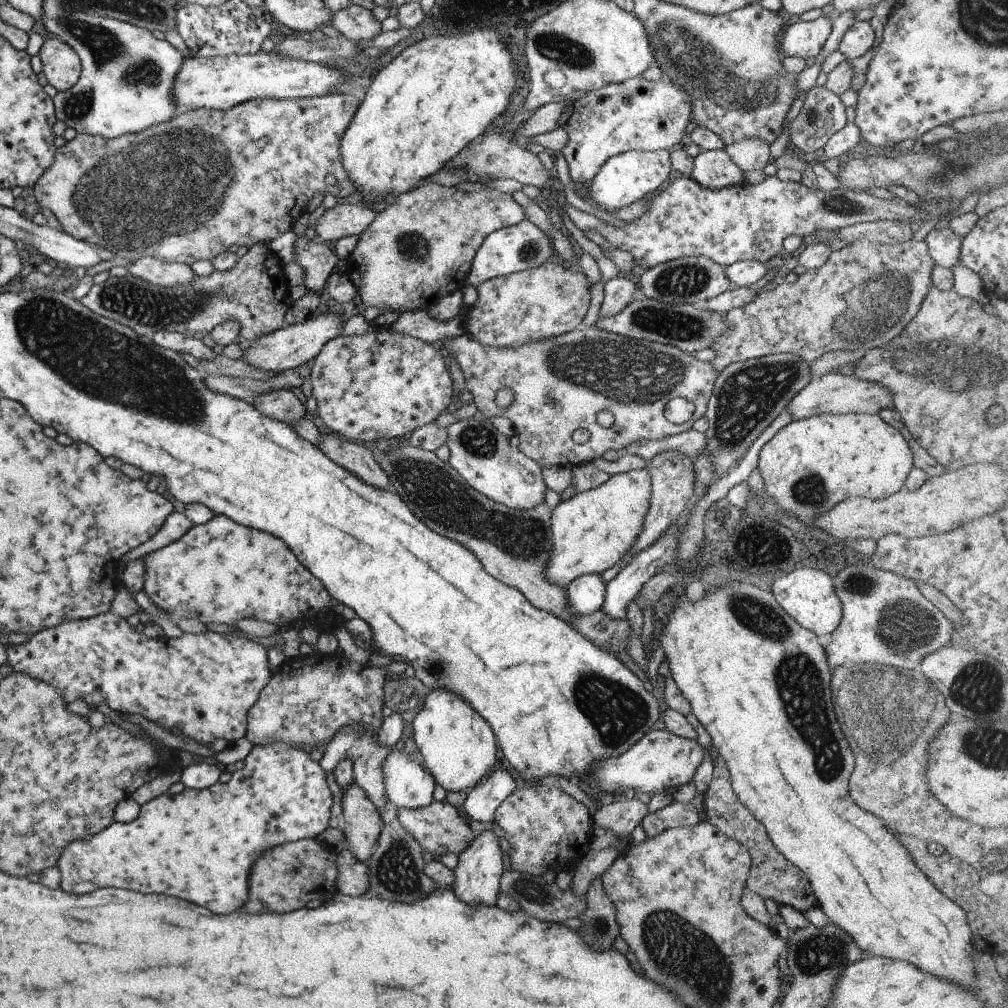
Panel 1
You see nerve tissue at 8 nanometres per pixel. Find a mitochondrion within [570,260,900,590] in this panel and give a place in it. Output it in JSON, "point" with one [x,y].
{"point":[745,401]}

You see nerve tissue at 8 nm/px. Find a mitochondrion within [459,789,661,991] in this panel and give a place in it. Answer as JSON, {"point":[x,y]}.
{"point":[538,892]}

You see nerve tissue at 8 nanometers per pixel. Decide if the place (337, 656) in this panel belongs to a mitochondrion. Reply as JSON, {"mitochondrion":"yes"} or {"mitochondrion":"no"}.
{"mitochondrion":"no"}

